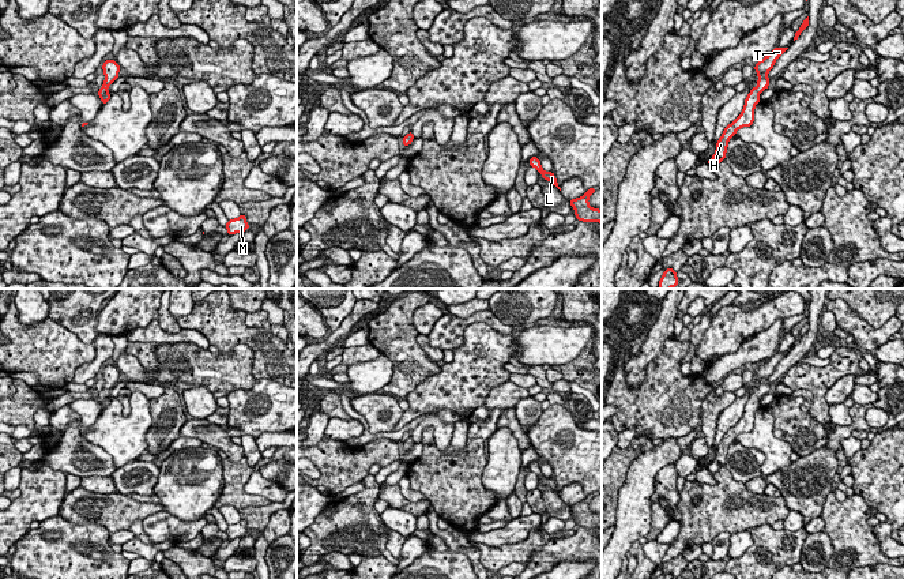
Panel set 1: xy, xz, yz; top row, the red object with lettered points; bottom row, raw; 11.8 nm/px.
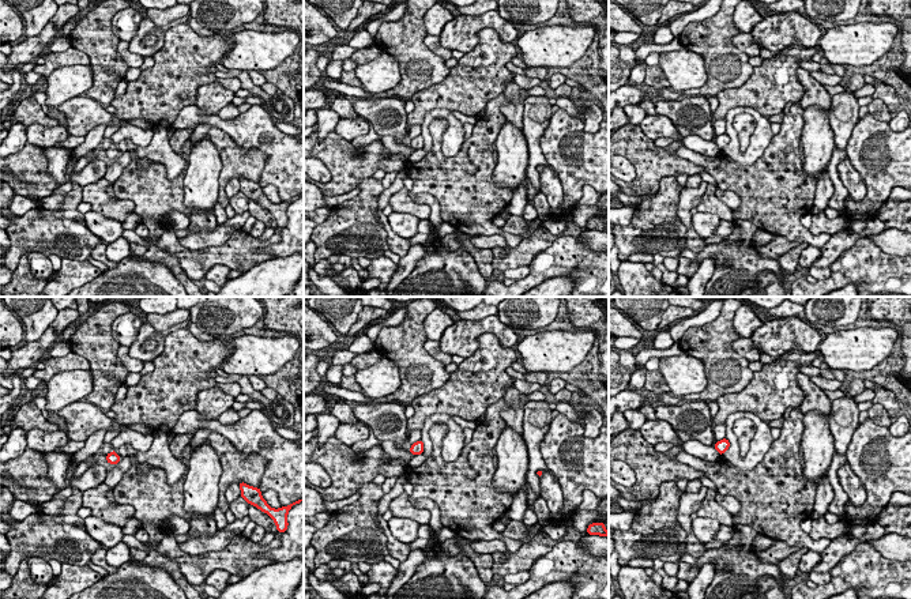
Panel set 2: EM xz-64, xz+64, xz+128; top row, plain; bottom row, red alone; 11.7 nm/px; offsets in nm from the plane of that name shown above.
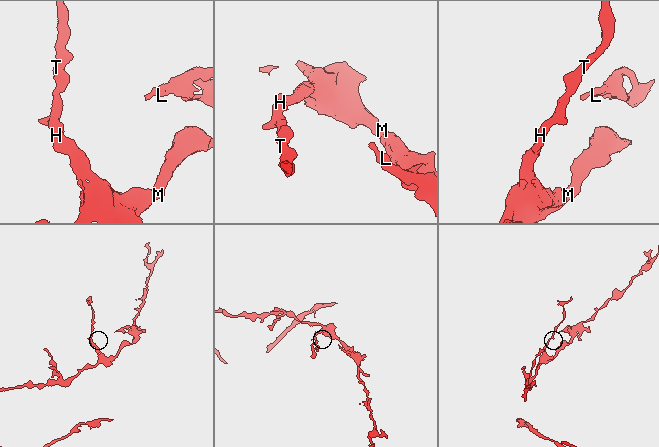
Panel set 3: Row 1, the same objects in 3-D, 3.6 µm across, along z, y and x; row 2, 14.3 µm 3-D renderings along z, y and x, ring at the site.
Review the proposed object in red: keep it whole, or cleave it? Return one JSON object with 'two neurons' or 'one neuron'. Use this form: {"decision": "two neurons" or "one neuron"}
{"decision": "one neuron"}

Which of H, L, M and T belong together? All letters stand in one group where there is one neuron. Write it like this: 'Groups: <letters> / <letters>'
Groups: H L M T

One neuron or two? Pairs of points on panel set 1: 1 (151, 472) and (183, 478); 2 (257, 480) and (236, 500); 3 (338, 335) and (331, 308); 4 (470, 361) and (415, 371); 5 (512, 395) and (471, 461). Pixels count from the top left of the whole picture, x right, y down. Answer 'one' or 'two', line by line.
1: two
2: two
3: two
4: two
5: one

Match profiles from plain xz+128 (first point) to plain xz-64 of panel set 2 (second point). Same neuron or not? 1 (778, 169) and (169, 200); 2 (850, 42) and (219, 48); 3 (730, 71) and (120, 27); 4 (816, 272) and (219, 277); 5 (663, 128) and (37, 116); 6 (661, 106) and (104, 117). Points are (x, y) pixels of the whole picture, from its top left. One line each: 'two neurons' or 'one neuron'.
1: one neuron
2: two neurons
3: two neurons
4: one neuron
5: two neurons
6: one neuron

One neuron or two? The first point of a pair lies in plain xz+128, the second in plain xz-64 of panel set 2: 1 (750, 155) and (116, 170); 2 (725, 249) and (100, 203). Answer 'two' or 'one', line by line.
1: two
2: two

